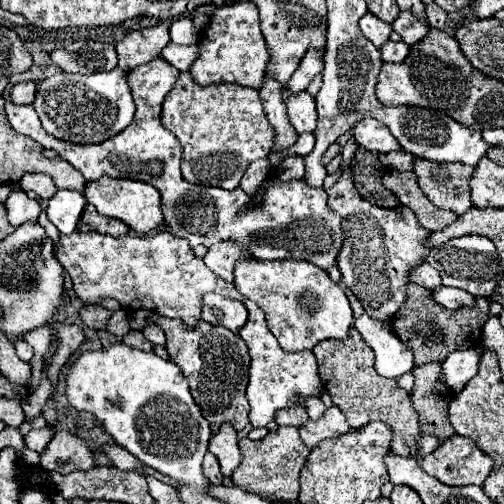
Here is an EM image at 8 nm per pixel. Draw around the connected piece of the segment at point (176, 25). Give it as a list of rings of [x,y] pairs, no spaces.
[[[178,18],[170,26],[170,38],[174,44],[194,44],[198,42],[200,34],[192,24],[192,18]]]

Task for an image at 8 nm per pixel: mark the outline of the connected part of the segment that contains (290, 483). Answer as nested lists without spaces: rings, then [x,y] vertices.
[[[278,426],[274,432],[268,432],[266,438],[252,442],[250,438],[240,440],[242,450],[242,464],[232,474],[232,480],[236,486],[240,486],[246,492],[264,496],[266,500],[284,500],[284,502],[296,502],[298,490],[300,490],[300,470],[306,464],[306,458],[310,454],[310,448],[300,440],[298,428],[294,426]]]

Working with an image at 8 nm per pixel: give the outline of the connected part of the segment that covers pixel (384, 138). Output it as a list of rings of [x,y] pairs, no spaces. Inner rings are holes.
[[[364,118],[360,120],[354,128],[352,134],[356,138],[356,142],[370,150],[370,152],[380,152],[380,154],[388,154],[388,152],[398,152],[402,150],[402,146],[398,144],[398,140],[390,134],[388,128],[384,128],[384,124],[380,124],[378,120],[372,118]]]

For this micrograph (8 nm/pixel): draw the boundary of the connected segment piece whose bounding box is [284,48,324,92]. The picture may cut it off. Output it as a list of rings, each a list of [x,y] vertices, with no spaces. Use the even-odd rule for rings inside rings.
[[[308,48],[308,52],[304,54],[304,60],[300,62],[300,66],[296,68],[296,72],[292,74],[292,78],[288,80],[288,84],[284,88],[288,88],[290,92],[302,92],[306,90],[306,86],[310,84],[310,80],[322,72],[324,66],[324,52],[316,50],[316,48]]]

